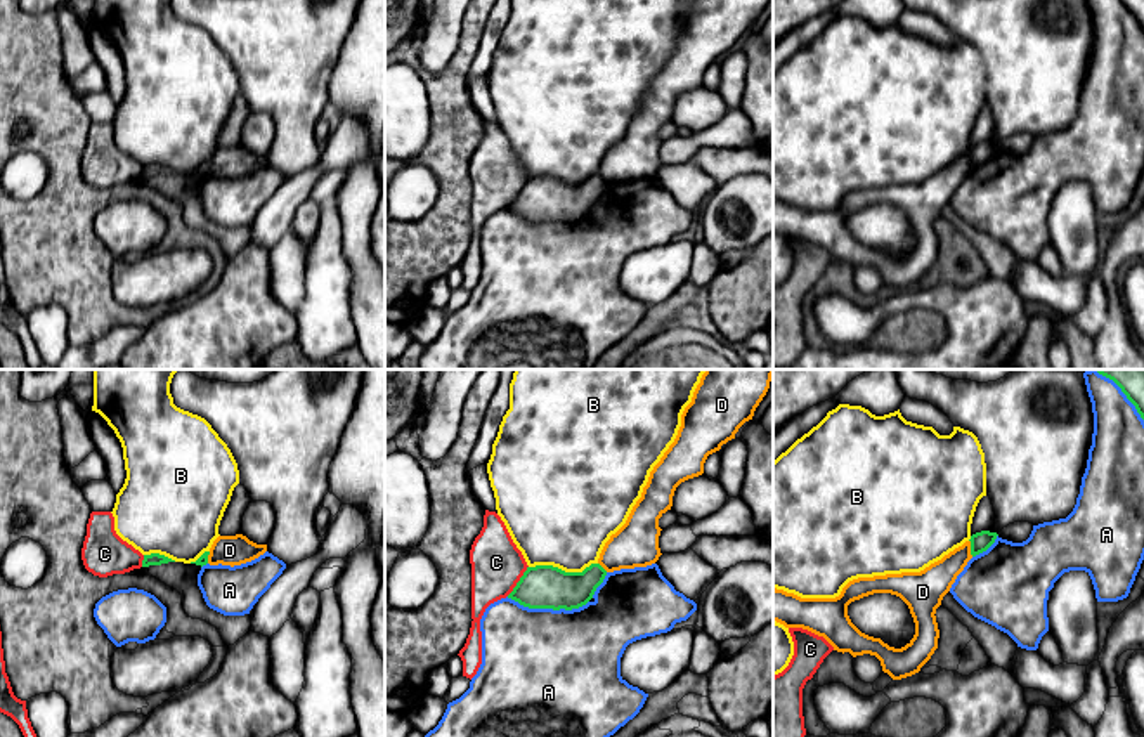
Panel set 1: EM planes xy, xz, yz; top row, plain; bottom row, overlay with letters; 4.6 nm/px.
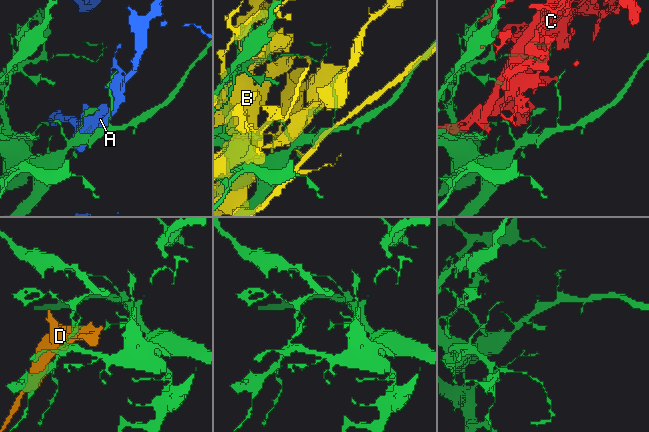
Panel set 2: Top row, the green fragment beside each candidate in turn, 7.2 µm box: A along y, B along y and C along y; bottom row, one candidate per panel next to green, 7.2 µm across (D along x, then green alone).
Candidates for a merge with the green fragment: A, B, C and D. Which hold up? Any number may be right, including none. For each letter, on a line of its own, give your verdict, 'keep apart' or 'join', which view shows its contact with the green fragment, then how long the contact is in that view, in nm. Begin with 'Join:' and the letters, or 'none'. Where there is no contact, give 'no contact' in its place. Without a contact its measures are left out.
Join: none
A: keep apart; meets green in xz; contact 380 nm long
B: keep apart; meets green in xz; contact 320 nm long
C: keep apart; meets green in xz; contact 170 nm long
D: keep apart; meets green in yz; contact 80 nm long

